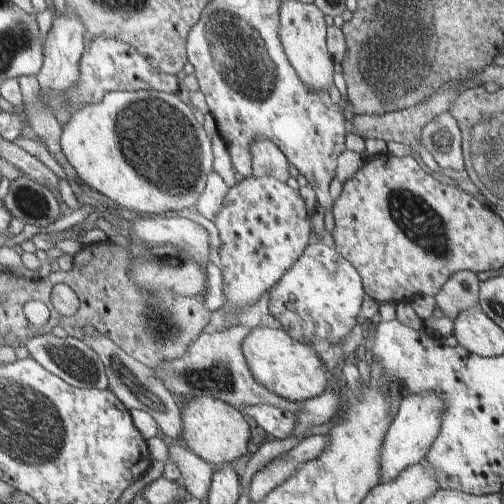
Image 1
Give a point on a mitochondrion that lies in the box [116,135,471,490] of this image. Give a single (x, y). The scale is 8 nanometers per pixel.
(417, 220)

